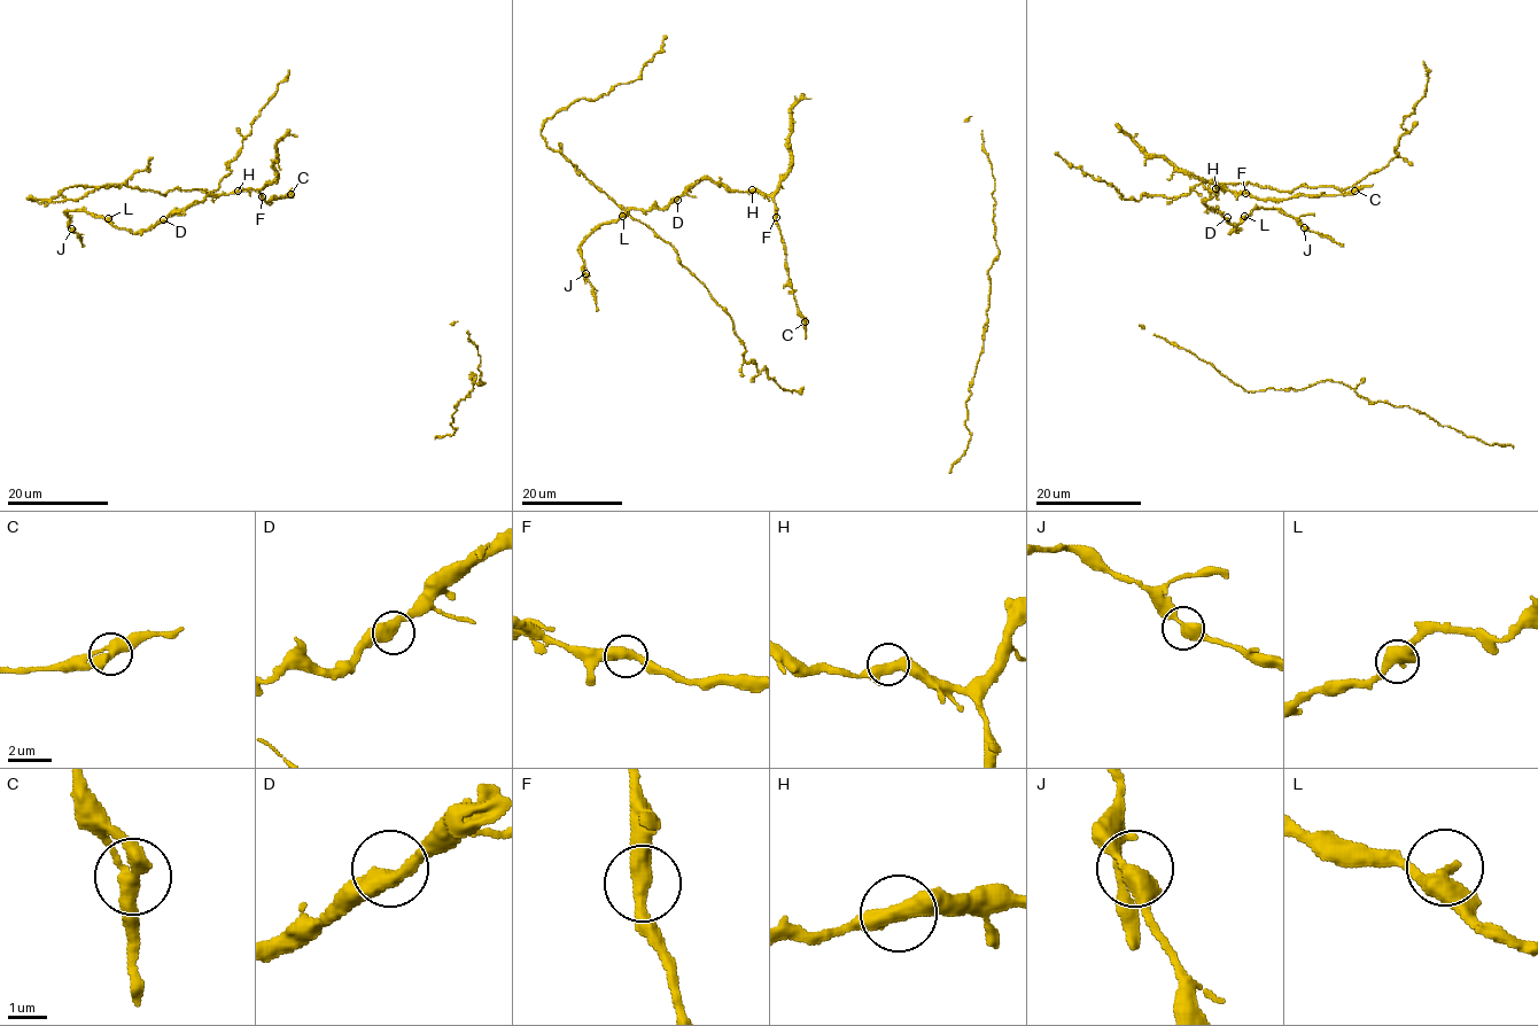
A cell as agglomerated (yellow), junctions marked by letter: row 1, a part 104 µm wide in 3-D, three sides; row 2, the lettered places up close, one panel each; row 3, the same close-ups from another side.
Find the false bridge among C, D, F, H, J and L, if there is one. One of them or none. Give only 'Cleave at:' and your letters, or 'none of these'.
Cleave at: none of these

